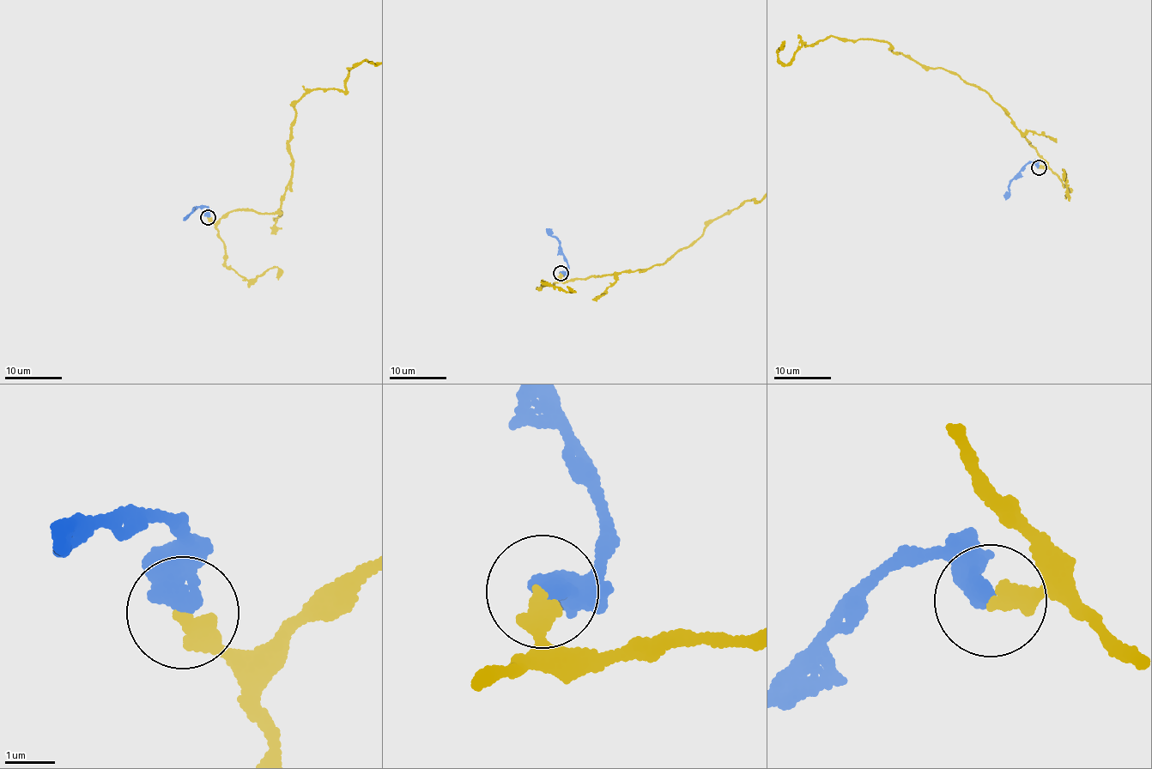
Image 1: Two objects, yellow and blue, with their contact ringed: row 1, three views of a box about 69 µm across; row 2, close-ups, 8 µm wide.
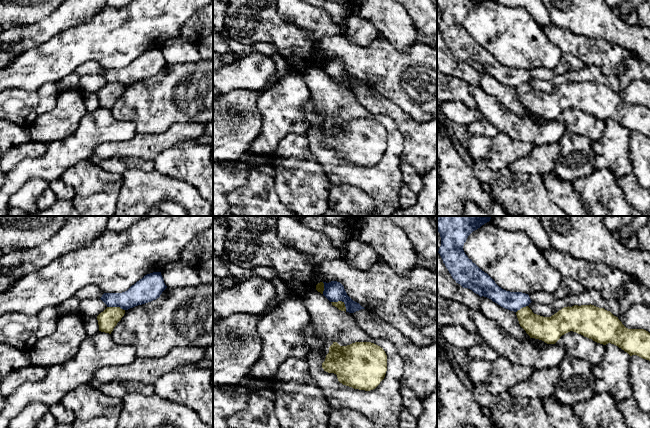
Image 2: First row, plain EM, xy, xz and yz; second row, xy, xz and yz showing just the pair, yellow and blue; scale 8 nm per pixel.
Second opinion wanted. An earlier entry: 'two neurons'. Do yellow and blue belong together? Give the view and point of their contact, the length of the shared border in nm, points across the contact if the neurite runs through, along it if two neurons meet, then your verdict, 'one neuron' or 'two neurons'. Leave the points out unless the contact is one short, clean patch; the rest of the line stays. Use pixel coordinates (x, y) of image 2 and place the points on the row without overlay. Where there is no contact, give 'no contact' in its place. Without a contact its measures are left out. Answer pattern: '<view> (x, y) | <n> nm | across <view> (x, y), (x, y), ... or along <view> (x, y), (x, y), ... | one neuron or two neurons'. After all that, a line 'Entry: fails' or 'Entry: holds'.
xz (341, 77) | 150 nm | along xz (331, 77), (341, 77), (346, 87) | two neurons
Entry: holds

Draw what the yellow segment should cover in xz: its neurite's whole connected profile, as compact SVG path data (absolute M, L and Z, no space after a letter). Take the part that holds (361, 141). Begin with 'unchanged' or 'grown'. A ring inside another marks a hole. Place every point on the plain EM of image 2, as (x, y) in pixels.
unchanged; M333 118L322 144L336 150L343 161L370 167L385 153L387 131L383 124L371 118L355 118L347 122Z

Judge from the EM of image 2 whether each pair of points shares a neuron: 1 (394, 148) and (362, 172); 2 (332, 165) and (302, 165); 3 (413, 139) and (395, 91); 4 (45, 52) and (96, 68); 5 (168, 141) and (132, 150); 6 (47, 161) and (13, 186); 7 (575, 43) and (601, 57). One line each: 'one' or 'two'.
1: one
2: two
3: two
4: two
5: one
6: one
7: one

